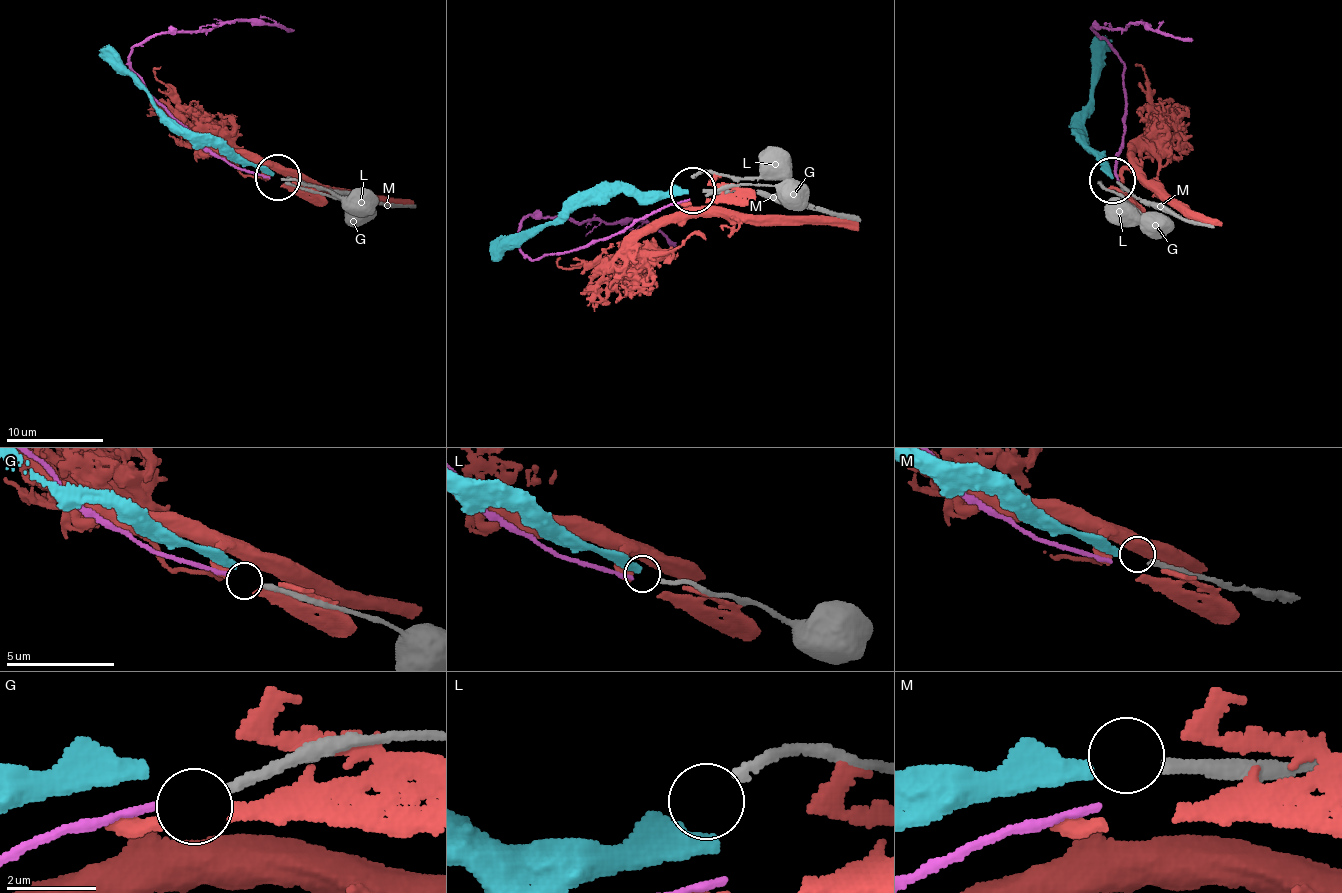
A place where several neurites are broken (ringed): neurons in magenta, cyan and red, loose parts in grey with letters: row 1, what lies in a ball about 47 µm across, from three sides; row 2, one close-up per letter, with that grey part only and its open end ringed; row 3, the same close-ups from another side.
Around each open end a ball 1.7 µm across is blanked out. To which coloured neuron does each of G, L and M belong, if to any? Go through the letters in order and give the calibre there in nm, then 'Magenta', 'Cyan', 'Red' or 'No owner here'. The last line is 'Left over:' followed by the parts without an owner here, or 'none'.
G: Thickness 240 nm. Magenta
L: Thickness 200 nm. No owner here
M: Thickness 260 nm. Cyan
Left over: L

